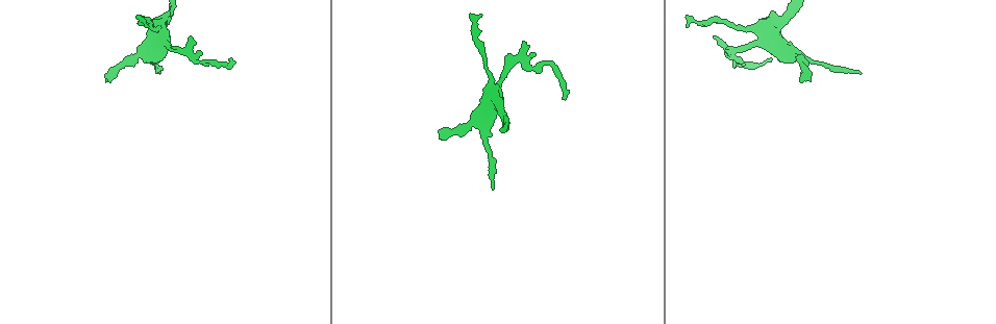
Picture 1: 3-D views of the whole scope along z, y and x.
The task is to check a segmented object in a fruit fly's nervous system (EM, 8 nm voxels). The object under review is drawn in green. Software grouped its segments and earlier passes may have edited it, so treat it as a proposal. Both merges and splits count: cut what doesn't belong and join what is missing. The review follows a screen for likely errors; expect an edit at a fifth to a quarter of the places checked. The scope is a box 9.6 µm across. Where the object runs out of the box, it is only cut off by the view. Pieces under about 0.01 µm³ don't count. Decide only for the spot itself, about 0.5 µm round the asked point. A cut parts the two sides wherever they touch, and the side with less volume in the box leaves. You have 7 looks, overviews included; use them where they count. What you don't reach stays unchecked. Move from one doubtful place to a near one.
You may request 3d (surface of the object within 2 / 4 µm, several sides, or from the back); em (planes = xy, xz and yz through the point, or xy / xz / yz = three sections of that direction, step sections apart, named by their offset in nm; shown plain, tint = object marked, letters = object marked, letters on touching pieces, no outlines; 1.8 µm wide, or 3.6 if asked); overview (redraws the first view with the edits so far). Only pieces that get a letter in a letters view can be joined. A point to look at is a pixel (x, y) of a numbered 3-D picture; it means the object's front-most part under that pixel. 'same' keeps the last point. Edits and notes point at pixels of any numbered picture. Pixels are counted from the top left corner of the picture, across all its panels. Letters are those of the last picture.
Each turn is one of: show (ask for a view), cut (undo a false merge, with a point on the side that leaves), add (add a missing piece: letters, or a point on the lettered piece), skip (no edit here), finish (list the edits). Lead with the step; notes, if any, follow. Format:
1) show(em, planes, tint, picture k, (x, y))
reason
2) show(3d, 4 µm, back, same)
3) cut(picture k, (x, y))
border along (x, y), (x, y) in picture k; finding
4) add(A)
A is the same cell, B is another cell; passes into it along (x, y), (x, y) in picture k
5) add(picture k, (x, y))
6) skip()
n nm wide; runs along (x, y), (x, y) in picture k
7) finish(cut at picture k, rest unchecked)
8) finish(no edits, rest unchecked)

show(3d, 4 µm, picture 1, (495, 95))
abrupt turn

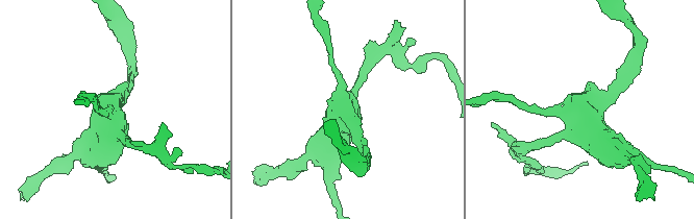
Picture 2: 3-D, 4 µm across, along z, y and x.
show(em, 3.6 µm, planes, letters, picture 2, (345, 110))

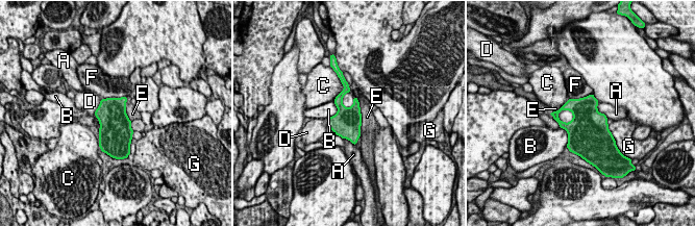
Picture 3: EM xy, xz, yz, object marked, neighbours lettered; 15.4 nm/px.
skip()
440 nm wide; A, B, C, D, E, F and G are other cells; border along (355, 97), (358, 102), (362, 125) in picture 3; all the same neuron

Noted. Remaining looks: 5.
show(3d, 2 µm, picture 1, (443, 128))
free end

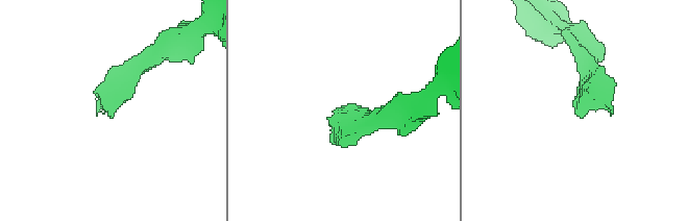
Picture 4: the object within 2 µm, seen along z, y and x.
show(em, planes, letters, picture 4, (347, 109))
now the EM

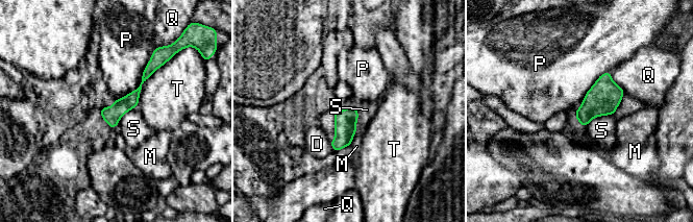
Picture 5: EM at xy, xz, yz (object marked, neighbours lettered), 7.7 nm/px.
skip()
D, M, P, Q, S and T are other cells; runs along (155, 66), (112, 117), (112, 124) in picture 5; none of them fits

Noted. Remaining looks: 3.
show(3d, 2 µm, picture 1, (199, 50))
free end

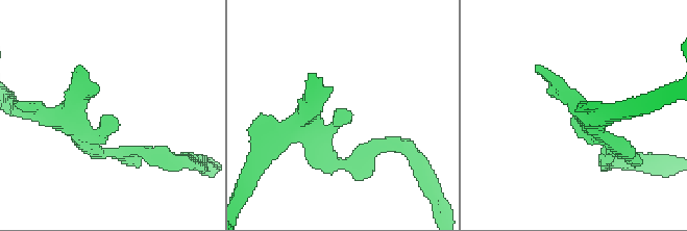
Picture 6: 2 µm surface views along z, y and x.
show(em, 3.6 µm, yz, step 8, letters, picture 6, (114, 120))

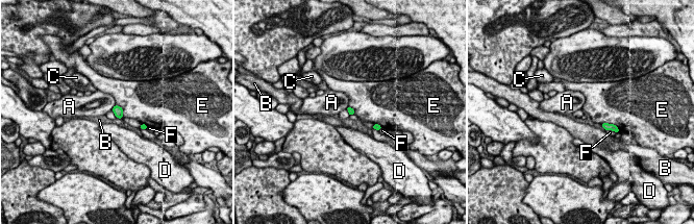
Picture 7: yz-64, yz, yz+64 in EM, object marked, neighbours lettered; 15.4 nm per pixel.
skip()
A, B, C, D, E and F are other cells; border along (116, 104), (122, 108), (123, 116) in picture 7; no lettered piece goes on from it

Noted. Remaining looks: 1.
finish(no edits, rest unchecked)

